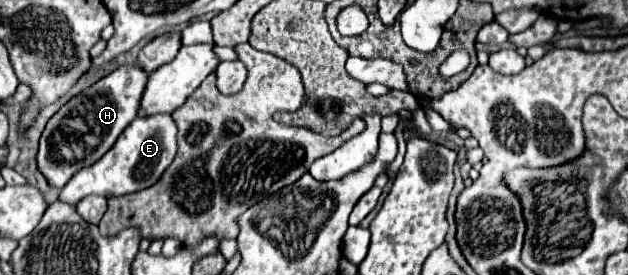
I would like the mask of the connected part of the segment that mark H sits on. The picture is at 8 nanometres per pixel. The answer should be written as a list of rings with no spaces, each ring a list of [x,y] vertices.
[[[122,65],[60,107],[60,111],[48,121],[38,151],[38,167],[52,187],[64,187],[74,173],[94,165],[112,149],[118,135],[138,117],[146,81],[148,73],[140,65]]]

